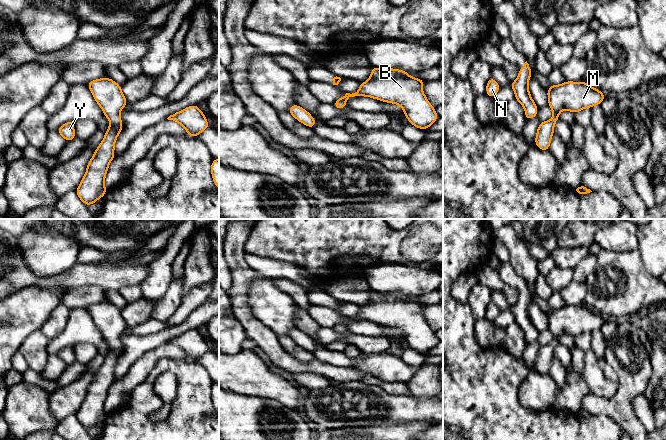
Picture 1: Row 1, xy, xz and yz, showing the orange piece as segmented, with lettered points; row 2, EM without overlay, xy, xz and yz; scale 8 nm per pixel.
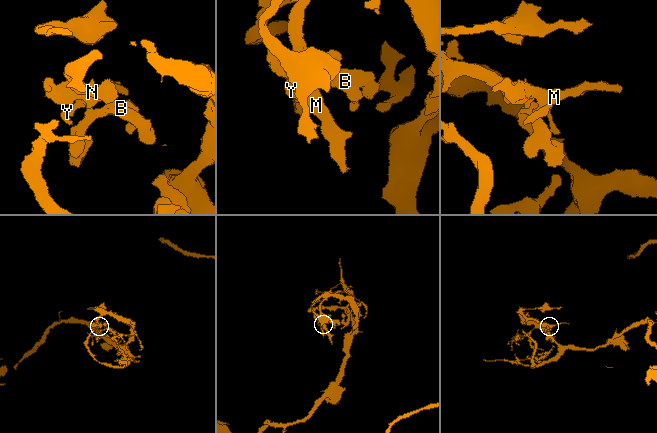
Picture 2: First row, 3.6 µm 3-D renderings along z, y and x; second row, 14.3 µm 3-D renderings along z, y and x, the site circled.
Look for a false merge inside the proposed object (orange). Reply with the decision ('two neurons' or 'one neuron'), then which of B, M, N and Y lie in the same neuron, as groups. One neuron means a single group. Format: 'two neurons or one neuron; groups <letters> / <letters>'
one neuron; groups B M N Y

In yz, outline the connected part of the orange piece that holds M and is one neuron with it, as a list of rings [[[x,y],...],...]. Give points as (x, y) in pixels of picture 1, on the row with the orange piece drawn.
[[[566,81],[560,85],[551,84],[551,87],[546,92],[553,117],[551,120],[540,122],[535,137],[535,145],[544,151],[549,150],[554,134],[554,126],[559,120],[561,111],[568,110],[575,114],[585,108],[600,105],[606,97],[600,90],[584,81]]]

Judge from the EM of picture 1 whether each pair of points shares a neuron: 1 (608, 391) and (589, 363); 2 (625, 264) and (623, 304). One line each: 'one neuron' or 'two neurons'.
1: one neuron
2: one neuron

